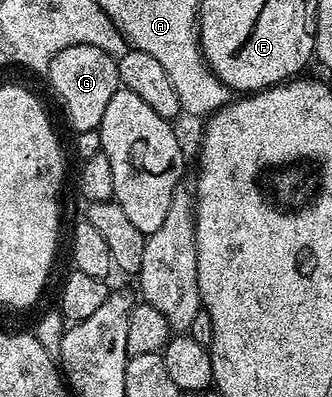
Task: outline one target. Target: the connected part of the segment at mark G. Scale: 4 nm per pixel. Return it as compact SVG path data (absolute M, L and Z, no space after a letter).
M85 44L66 46L66 50L54 54L46 79L53 94L60 99L64 116L73 133L97 131L102 122L102 114L106 114L106 105L122 87L117 57L106 54L106 50L98 50L98 46Z

